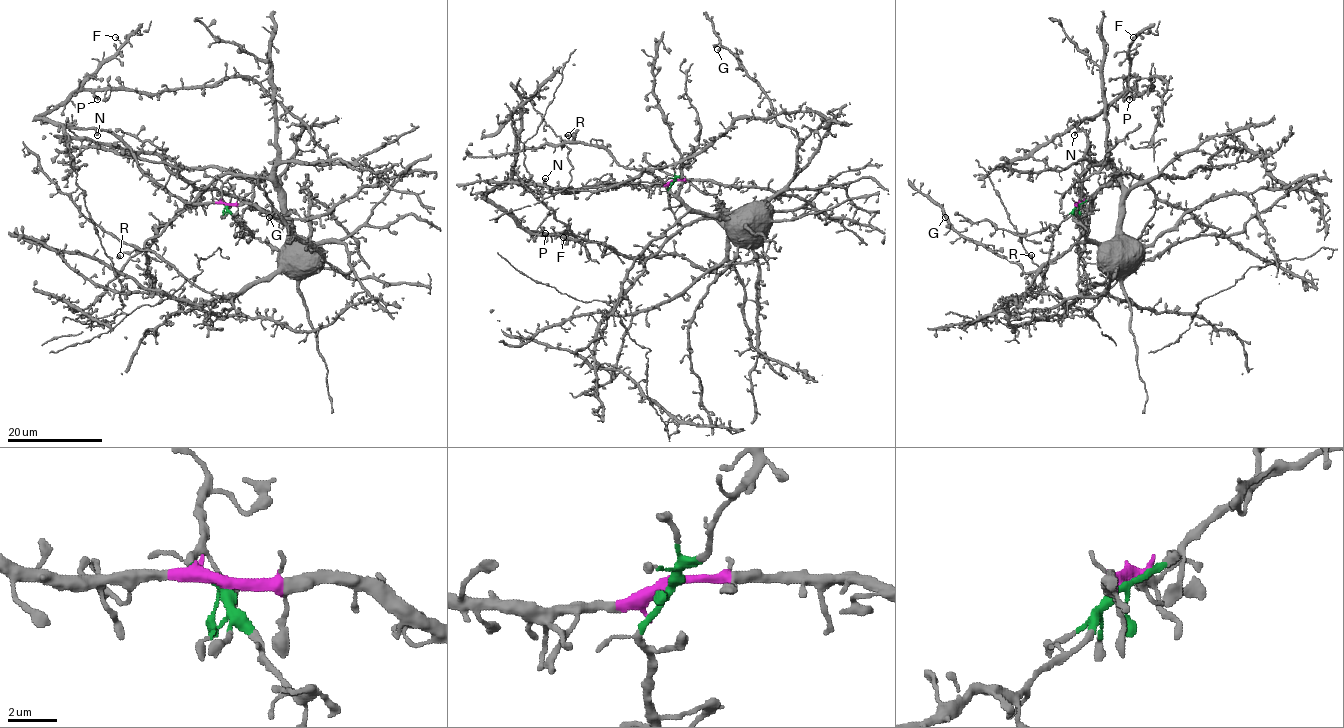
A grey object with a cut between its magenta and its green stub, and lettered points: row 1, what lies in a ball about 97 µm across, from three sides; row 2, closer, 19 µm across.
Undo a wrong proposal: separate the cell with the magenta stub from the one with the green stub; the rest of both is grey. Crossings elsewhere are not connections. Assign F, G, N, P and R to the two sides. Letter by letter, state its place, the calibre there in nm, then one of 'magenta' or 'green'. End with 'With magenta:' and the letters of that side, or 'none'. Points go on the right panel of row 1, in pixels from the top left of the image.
F: at (1133, 37); 160 nm thick; magenta
G: at (945, 217); 440 nm thick; green
N: at (1074, 135); 400 nm thick; magenta
P: at (1129, 99); 240 nm thick; magenta
R: at (1031, 255); 360 nm thick; magenta
With magenta: F, N, P, R

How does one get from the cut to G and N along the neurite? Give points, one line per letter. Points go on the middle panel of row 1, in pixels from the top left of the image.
G: (674, 182), (669, 208), (682, 225), (743, 225), (796, 164), (797, 133), (777, 120), (745, 68), (716, 49)
N: (674, 182), (652, 185), (594, 184), (566, 191), (546, 185), (546, 178)

